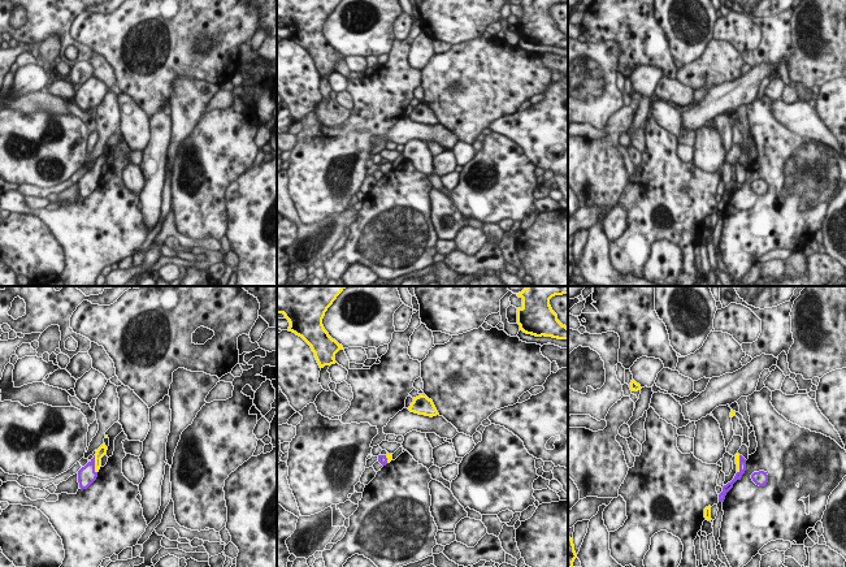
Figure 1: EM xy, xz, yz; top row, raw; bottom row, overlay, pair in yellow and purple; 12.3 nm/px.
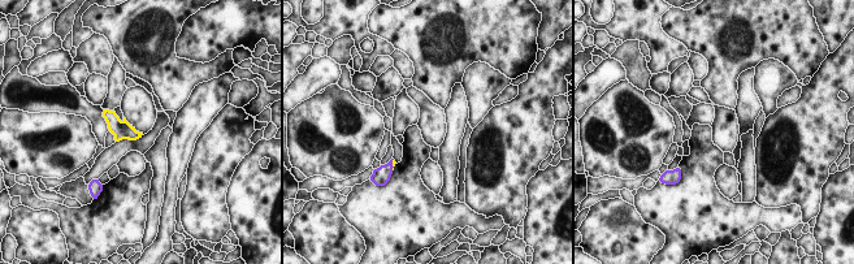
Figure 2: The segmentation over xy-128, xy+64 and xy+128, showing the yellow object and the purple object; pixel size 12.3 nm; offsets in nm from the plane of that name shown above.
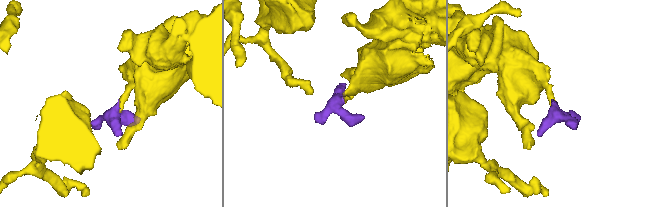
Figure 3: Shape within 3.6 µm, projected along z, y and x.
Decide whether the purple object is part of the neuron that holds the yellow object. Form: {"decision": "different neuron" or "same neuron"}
{"decision": "same neuron"}

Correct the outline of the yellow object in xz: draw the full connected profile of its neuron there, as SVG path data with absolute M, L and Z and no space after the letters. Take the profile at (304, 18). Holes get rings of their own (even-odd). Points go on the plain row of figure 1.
M277 0L277 23L283 22L290 31L287 39L311 55L320 77L335 73L335 62L343 59L322 34L325 21L340 1Z

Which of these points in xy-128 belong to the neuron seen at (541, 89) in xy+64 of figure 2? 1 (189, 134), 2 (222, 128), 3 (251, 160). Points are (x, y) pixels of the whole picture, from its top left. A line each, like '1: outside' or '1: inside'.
1: outside
2: inside
3: outside

